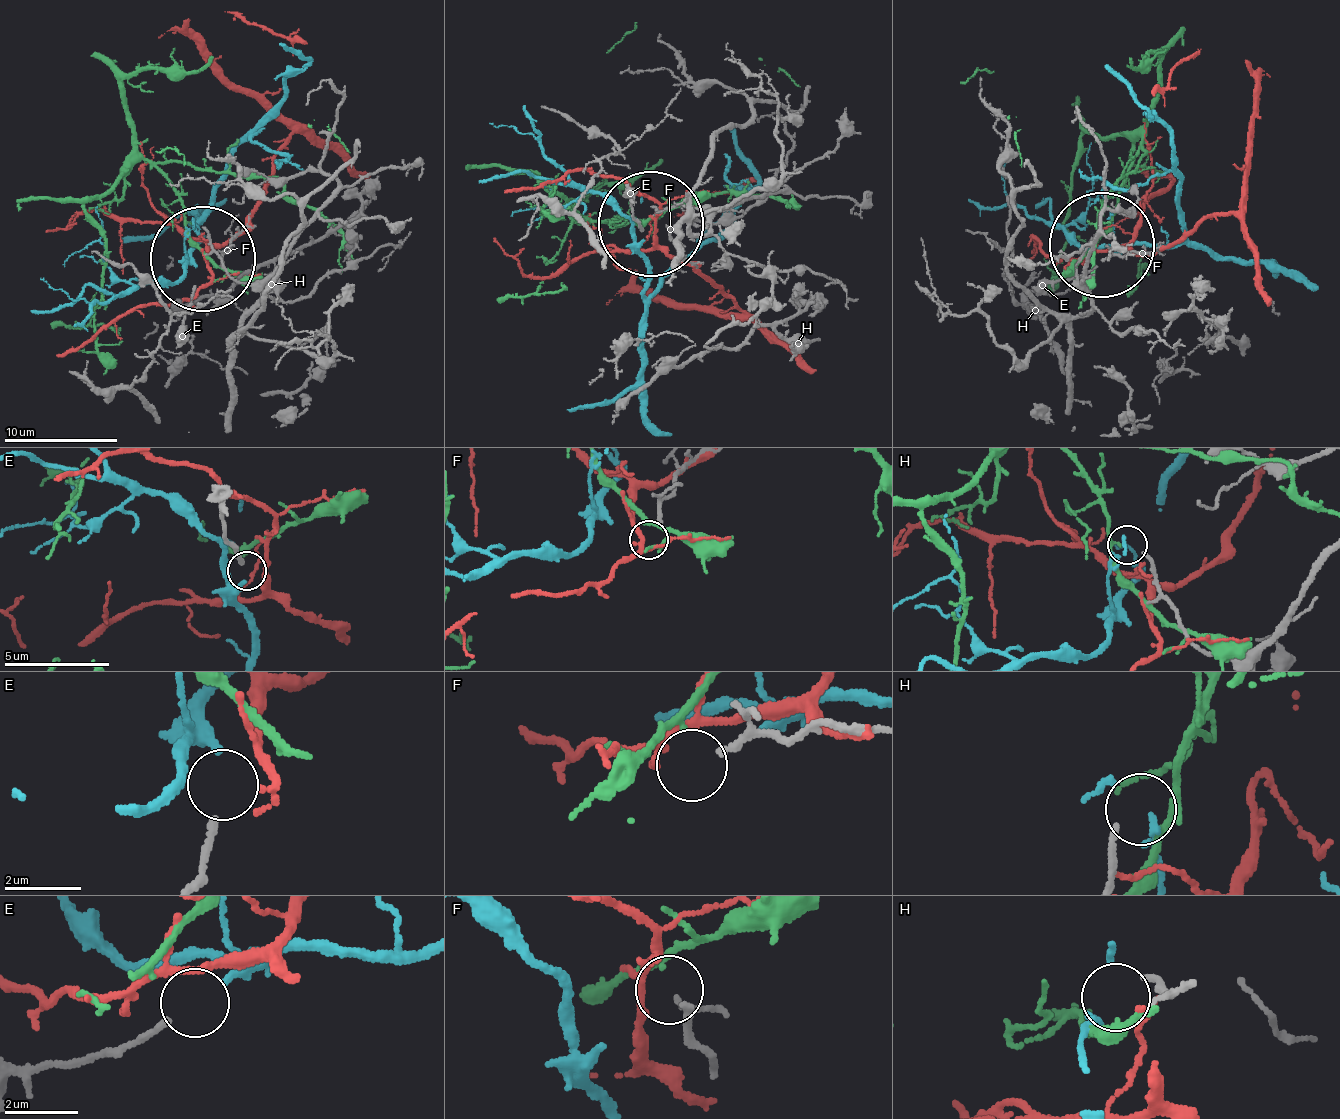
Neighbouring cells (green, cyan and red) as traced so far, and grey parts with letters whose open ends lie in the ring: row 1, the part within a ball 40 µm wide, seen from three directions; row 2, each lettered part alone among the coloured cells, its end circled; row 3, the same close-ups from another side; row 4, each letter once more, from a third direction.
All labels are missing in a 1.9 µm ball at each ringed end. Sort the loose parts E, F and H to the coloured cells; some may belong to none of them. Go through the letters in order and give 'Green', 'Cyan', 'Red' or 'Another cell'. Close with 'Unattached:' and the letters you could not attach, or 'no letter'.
E: Cyan
F: Another cell
H: Another cell
Unattached: F, H

